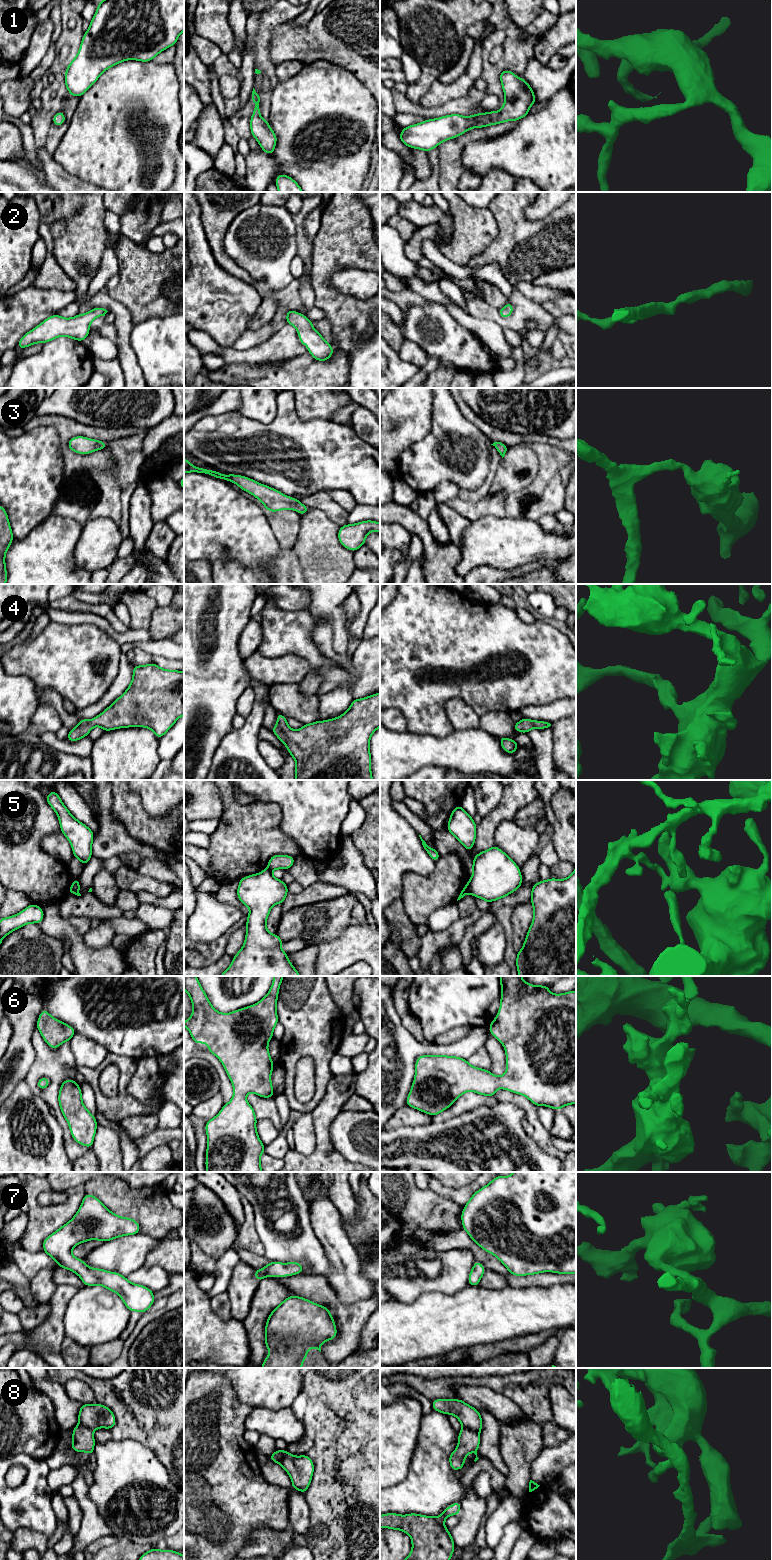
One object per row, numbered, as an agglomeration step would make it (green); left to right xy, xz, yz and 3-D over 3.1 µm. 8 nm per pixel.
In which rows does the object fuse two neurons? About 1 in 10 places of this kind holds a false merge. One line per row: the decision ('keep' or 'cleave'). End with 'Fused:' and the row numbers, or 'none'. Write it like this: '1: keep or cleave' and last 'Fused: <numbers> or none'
1: keep
2: keep
3: keep
4: keep
5: cleave
6: keep
7: keep
8: keep
Fused: 5

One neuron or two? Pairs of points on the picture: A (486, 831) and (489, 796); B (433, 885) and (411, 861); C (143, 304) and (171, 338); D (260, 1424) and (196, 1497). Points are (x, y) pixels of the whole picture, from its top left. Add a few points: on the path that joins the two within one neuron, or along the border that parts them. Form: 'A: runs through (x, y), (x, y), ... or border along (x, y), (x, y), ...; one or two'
A: border along (502, 792), (502, 797), (498, 804), (482, 817); two
B: border along (435, 862), (428, 876), (407, 872), (402, 877); two
C: border along (173, 314), (167, 317), (150, 317), (133, 326); two
D: border along (254, 1408), (245, 1419), (245, 1429); two

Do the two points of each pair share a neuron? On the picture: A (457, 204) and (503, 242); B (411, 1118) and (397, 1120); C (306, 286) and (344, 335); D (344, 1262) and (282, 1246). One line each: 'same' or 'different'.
A: different
B: same
C: different
D: different

